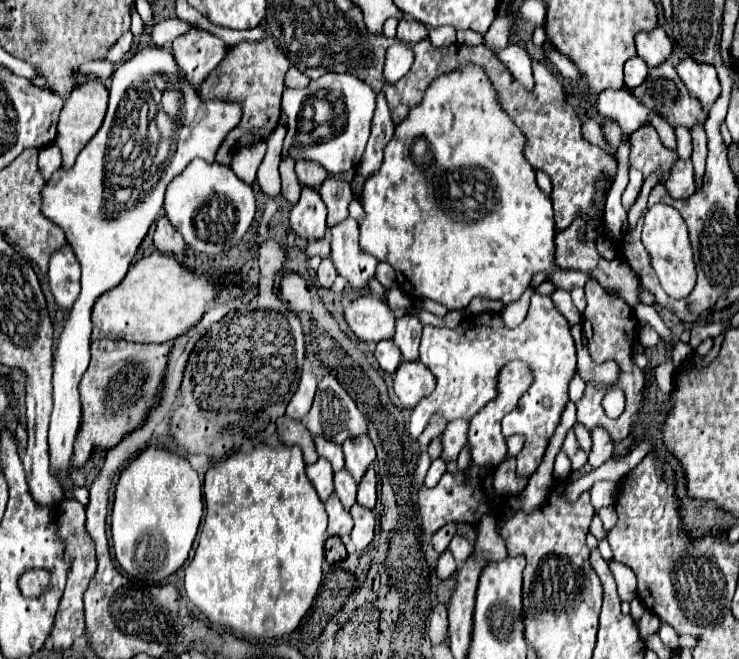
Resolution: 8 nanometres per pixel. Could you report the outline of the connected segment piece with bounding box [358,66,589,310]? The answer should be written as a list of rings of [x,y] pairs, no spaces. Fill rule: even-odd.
[[[466,66],[462,70],[436,78],[426,90],[422,104],[410,110],[408,116],[394,128],[394,136],[384,150],[382,168],[364,182],[364,190],[358,196],[358,200],[366,210],[366,216],[358,222],[360,248],[376,256],[378,260],[388,262],[396,270],[398,286],[404,288],[410,296],[430,298],[434,302],[444,304],[448,310],[460,310],[468,306],[468,302],[476,296],[488,300],[500,300],[504,304],[516,302],[522,296],[522,292],[532,284],[532,278],[538,272],[547,272],[550,276],[548,281],[560,290],[570,292],[574,286],[583,288],[589,274],[579,270],[562,270],[554,264],[556,230],[552,218],[552,202],[538,188],[536,172],[532,166],[528,166],[528,160],[524,156],[524,146],[526,146],[524,134],[498,106],[492,84],[488,82],[482,68]],[[464,166],[484,170],[490,174],[492,184],[496,186],[496,206],[492,212],[486,212],[486,216],[480,218],[452,216],[440,202],[440,190],[438,190],[440,182],[446,178],[446,174],[450,174],[450,171],[456,168],[459,170]]]

